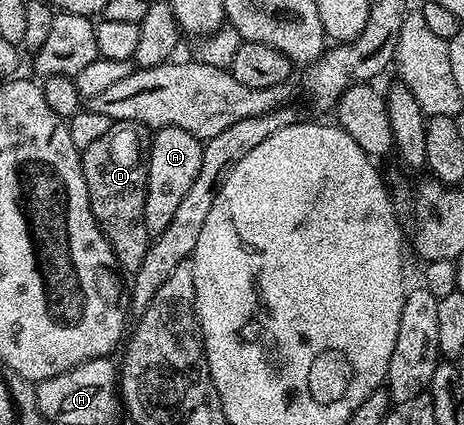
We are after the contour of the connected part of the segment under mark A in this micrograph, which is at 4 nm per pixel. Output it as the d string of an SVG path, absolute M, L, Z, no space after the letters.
M174 125L158 128L153 142L147 145L147 164L145 166L145 222L147 231L156 235L164 231L171 223L179 203L191 191L195 175L203 163L203 145L195 135L183 131Z

